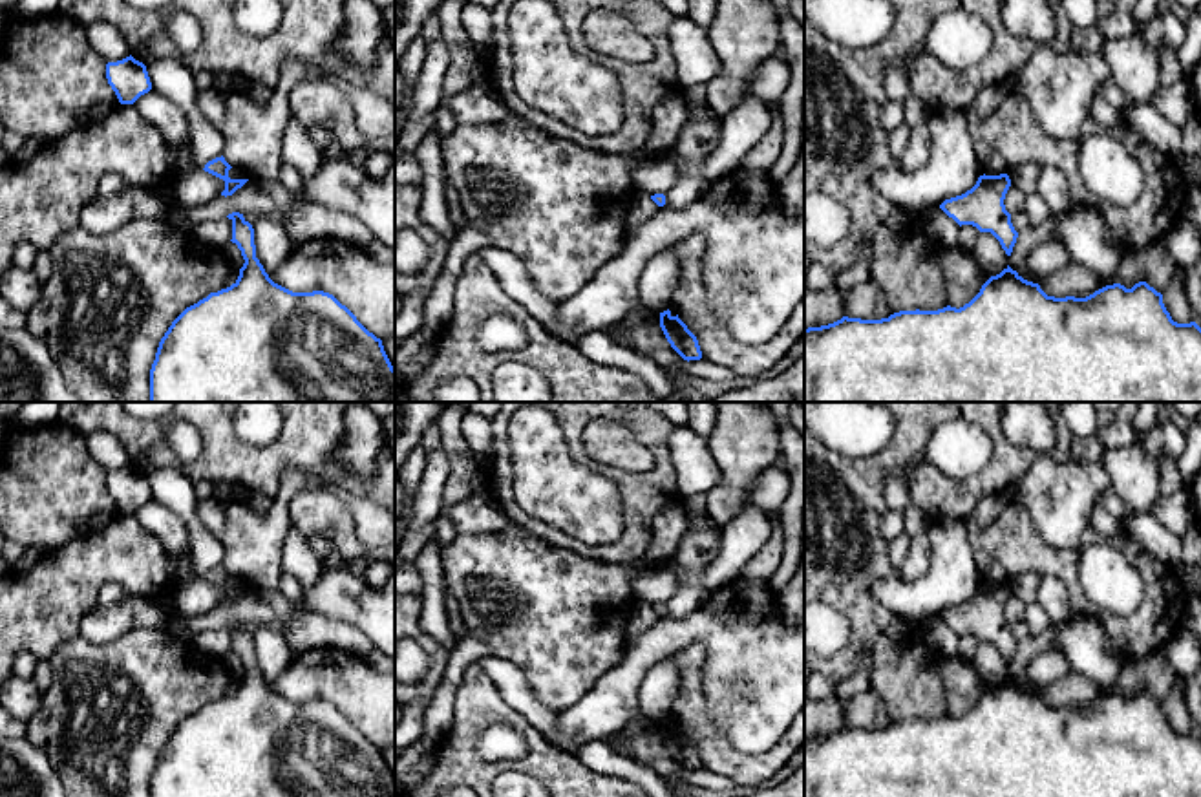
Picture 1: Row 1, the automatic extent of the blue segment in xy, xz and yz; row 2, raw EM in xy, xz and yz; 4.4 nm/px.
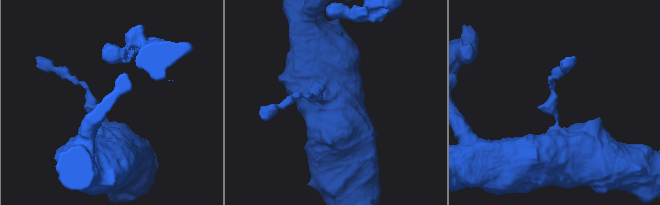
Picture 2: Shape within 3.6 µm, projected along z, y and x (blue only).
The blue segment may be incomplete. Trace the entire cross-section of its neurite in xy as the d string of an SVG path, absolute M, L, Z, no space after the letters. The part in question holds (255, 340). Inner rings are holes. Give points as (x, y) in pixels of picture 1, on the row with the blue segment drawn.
M239 212L227 216L232 221L232 243L238 245L245 260L238 280L218 292L186 307L168 327L159 342L155 360L150 369L150 402L395 402L395 367L391 366L382 340L369 333L356 316L333 294L324 291L292 292L274 283L256 258L254 228Z

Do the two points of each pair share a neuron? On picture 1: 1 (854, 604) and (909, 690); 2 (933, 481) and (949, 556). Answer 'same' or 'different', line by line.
1: same
2: different

